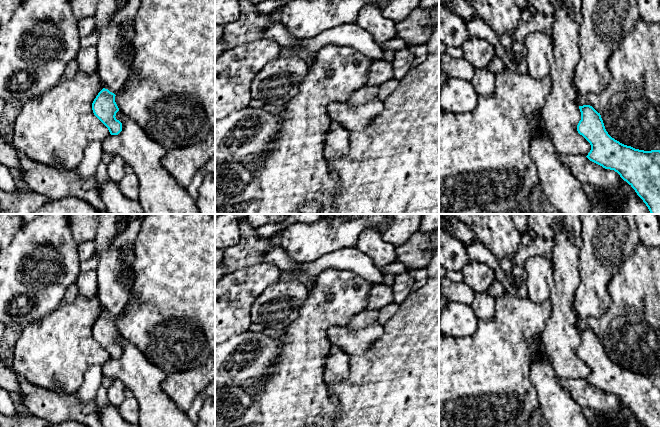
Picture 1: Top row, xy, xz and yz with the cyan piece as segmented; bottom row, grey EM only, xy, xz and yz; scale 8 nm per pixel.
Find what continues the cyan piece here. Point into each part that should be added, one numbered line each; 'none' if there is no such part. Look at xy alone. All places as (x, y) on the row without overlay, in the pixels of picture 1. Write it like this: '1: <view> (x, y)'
1: xy (113, 296)

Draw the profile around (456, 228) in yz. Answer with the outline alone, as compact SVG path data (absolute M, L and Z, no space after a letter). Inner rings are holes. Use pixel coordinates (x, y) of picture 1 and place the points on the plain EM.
M439 214L440 217L444 217L447 220L447 225L442 229L449 235L458 238L466 247L473 241L479 241L473 230L464 222L458 220L454 214Z

